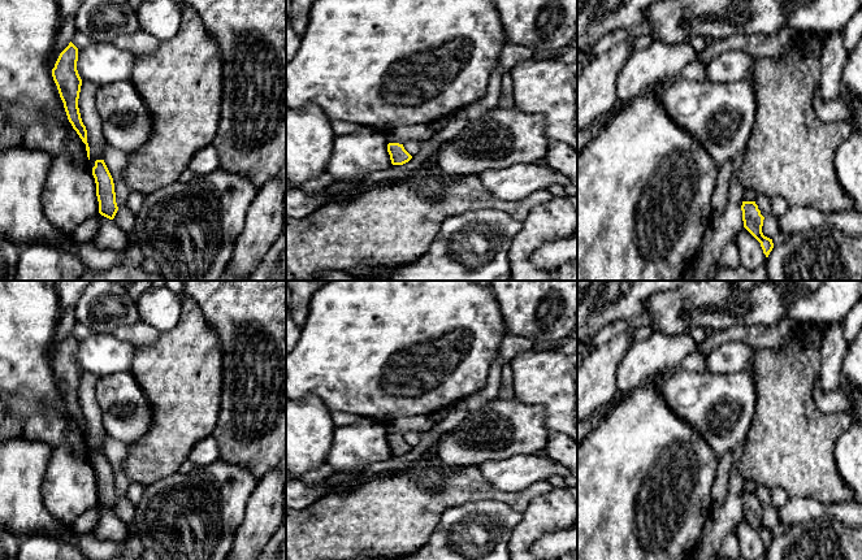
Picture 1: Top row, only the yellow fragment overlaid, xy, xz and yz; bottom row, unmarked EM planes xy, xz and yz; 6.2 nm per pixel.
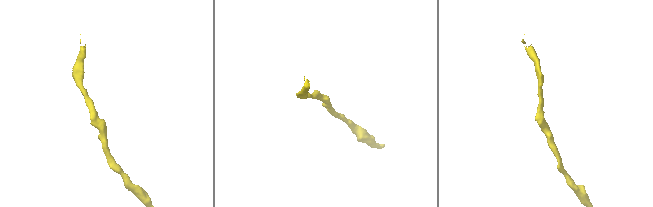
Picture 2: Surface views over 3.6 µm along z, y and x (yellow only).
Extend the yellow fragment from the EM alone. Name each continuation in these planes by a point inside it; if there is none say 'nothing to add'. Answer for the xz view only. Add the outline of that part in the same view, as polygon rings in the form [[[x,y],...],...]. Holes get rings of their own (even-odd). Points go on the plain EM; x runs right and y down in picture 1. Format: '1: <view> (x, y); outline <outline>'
nothing to add

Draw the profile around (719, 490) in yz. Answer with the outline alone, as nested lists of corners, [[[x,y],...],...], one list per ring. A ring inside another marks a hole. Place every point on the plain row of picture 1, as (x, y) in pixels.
[[[725,452],[716,466],[716,477],[711,487],[712,505],[722,505],[727,498],[729,487],[729,472],[732,469],[732,452]]]

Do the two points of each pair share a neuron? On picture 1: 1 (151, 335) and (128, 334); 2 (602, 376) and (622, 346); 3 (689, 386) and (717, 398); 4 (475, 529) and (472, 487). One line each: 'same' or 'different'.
1: same
2: same
3: same
4: different

